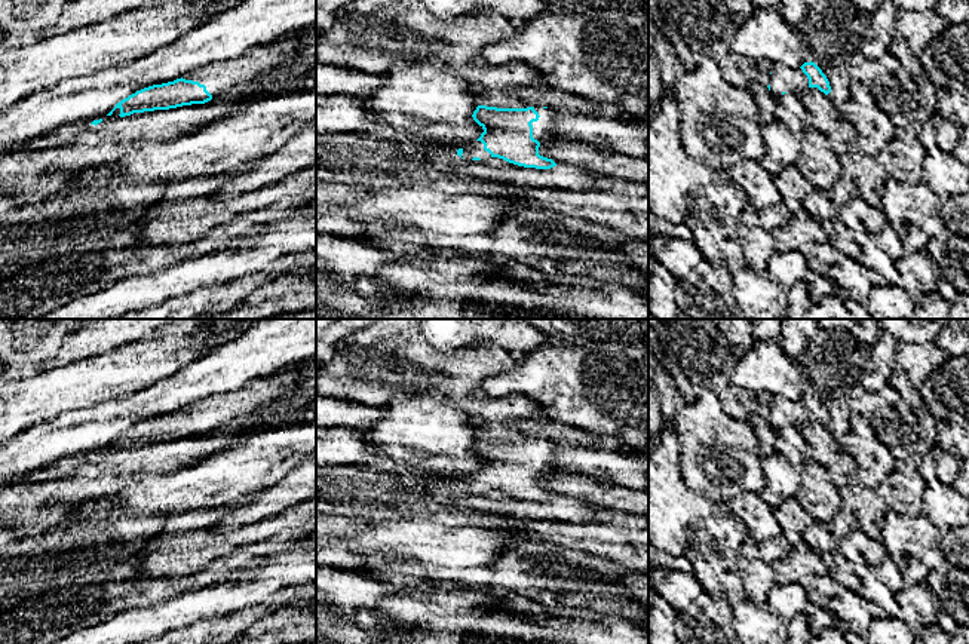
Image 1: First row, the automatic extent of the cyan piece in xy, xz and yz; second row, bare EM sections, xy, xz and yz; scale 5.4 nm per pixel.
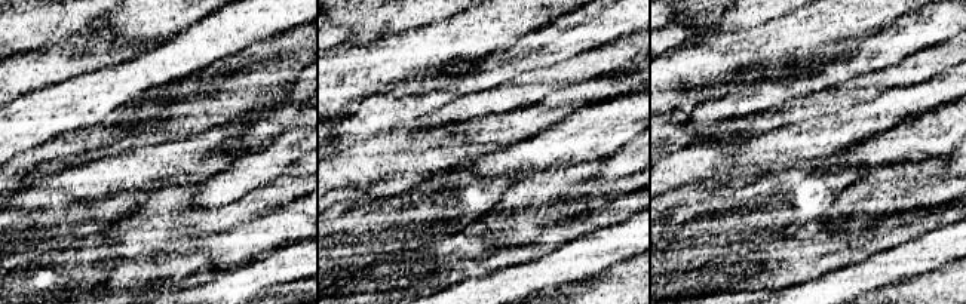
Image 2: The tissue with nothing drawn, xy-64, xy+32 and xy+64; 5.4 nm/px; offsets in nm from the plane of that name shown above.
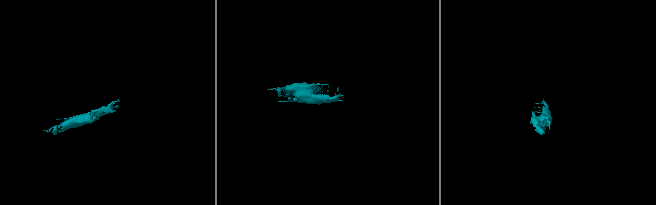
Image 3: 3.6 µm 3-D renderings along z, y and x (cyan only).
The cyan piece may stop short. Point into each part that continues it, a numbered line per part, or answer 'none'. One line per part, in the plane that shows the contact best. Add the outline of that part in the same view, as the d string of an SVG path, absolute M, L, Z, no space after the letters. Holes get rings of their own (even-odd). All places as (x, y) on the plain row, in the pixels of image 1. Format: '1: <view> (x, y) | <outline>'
1: xz (540, 462) | M534 439L539 445L539 453L533 454L533 470L537 472L540 476L558 473L558 470L551 464L551 456L561 450L561 447L552 441Z
2: xz (475, 481) | M472 473L472 475L439 475L438 478L454 484L457 487L457 482L461 481L463 487L461 490L464 493L472 493L473 490L479 490L481 493L487 493L491 490L488 484L484 482L484 476L481 473Z

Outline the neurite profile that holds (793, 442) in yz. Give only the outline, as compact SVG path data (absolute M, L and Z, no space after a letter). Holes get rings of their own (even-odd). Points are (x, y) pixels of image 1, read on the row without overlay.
M786 424L776 430L775 451L788 459L794 466L801 467L809 456L809 447L794 424Z

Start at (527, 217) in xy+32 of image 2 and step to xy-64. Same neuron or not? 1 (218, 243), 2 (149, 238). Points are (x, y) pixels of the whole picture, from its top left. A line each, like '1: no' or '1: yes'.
1: no
2: yes

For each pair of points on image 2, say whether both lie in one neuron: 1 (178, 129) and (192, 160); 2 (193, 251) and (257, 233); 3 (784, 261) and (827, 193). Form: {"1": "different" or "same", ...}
{"1": "different", "2": "same", "3": "different"}

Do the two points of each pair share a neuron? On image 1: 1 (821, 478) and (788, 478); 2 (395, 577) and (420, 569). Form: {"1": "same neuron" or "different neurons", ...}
{"1": "different neurons", "2": "same neuron"}

